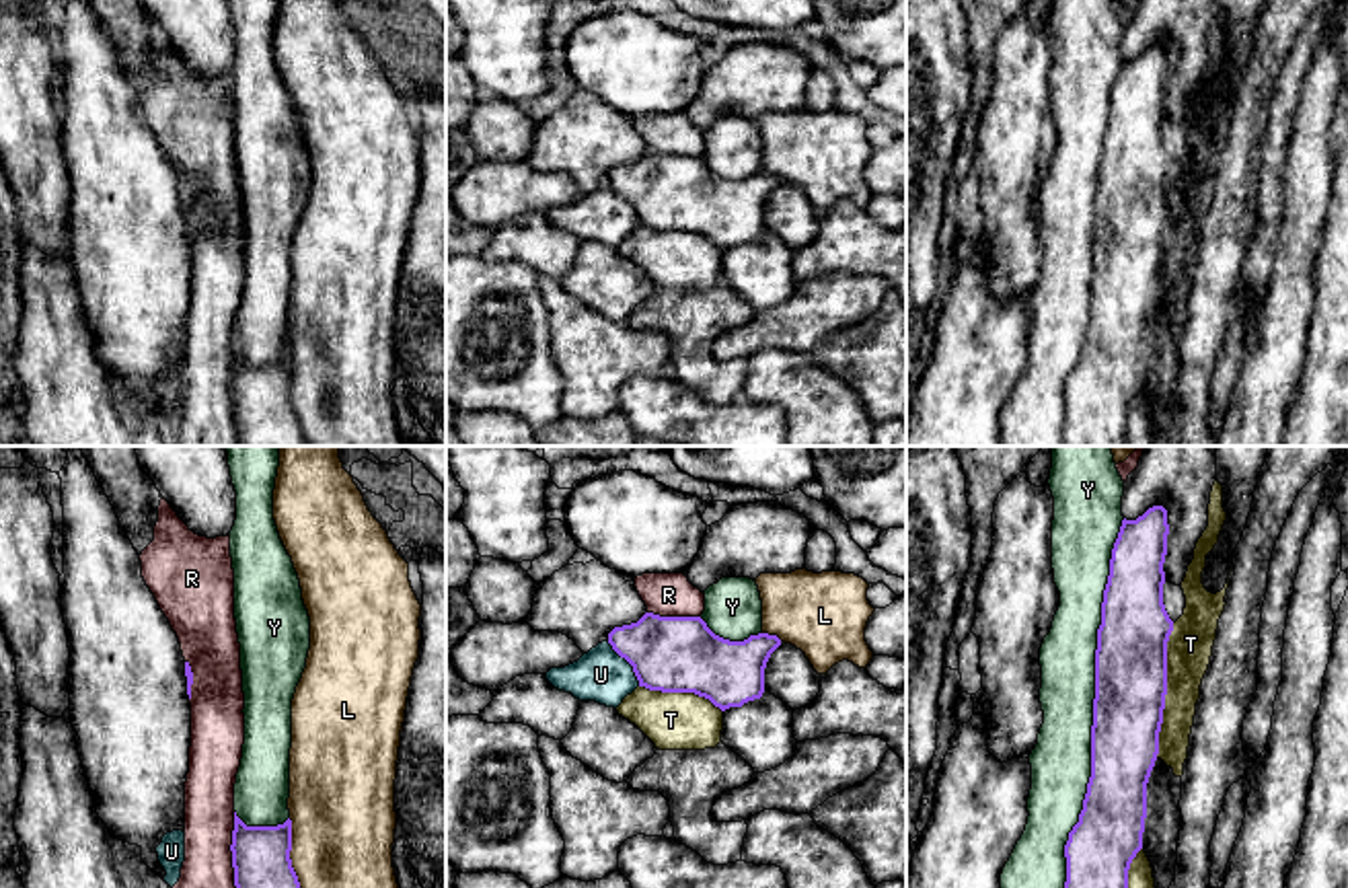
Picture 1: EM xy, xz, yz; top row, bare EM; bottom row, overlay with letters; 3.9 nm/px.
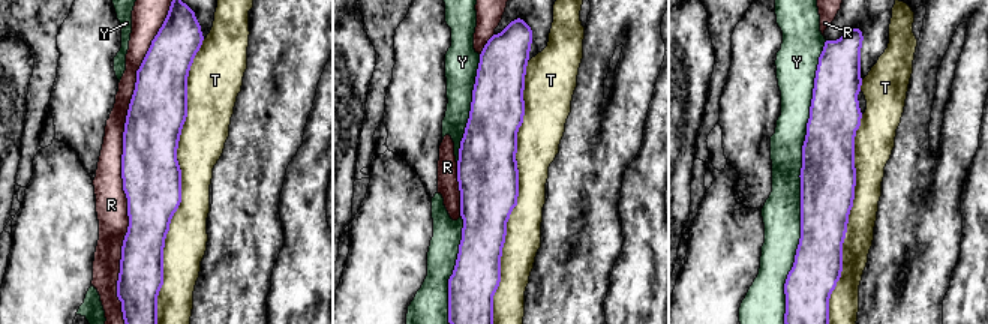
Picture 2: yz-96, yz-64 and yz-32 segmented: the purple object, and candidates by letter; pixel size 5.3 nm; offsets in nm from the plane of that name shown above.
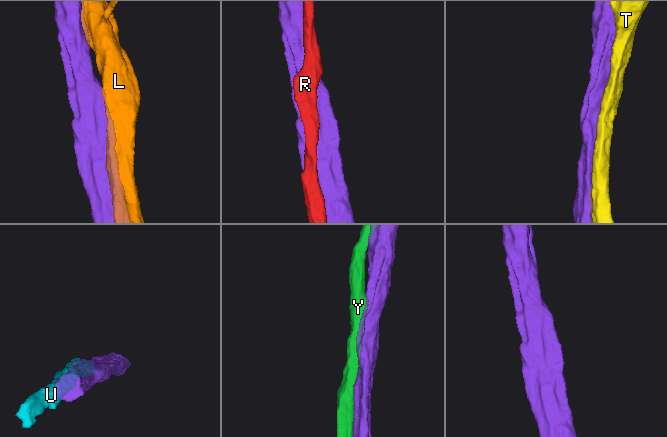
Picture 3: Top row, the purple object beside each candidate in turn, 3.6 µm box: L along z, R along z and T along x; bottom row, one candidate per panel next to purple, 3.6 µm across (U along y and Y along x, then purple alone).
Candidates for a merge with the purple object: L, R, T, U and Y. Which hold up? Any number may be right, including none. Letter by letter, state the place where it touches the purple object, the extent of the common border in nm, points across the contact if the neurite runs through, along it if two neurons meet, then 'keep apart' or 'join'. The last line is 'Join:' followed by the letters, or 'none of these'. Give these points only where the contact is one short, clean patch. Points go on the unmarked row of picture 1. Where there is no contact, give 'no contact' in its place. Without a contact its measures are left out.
L: contact xy (290, 401); length 360 nm; keep apart
R: contact xy (233, 399); length 360 nm; keep apart
T: contact yz (1166, 231); length 550 nm; keep apart
U: contact xz (627, 200); length 220 nm; keep apart
Y: contact yz (1094, 251); length 1550 nm; keep apart
Join: none of these

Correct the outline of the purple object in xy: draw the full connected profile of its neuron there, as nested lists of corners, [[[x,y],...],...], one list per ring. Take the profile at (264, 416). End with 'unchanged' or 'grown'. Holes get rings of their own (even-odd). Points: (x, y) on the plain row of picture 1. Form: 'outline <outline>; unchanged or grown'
outline [[[234,352],[232,407],[240,446],[306,446],[292,407],[292,360],[247,366]]]; unchanged

